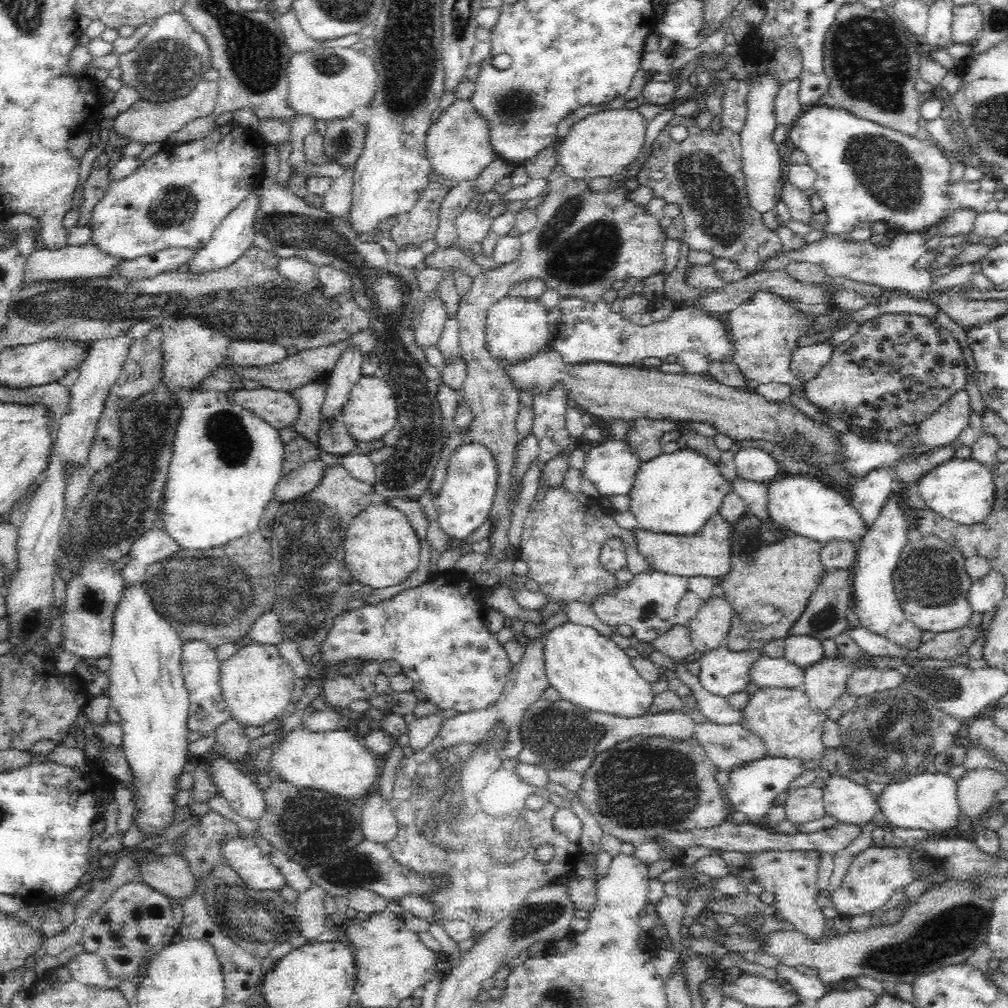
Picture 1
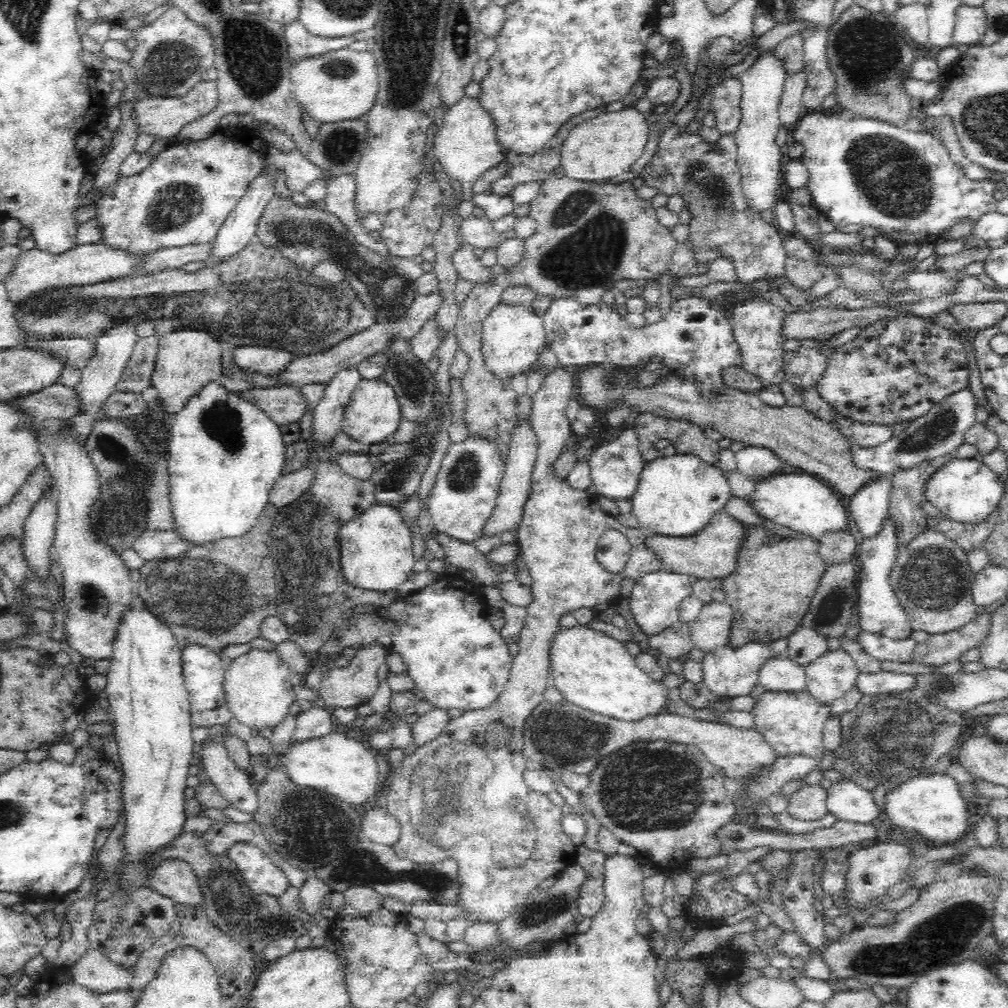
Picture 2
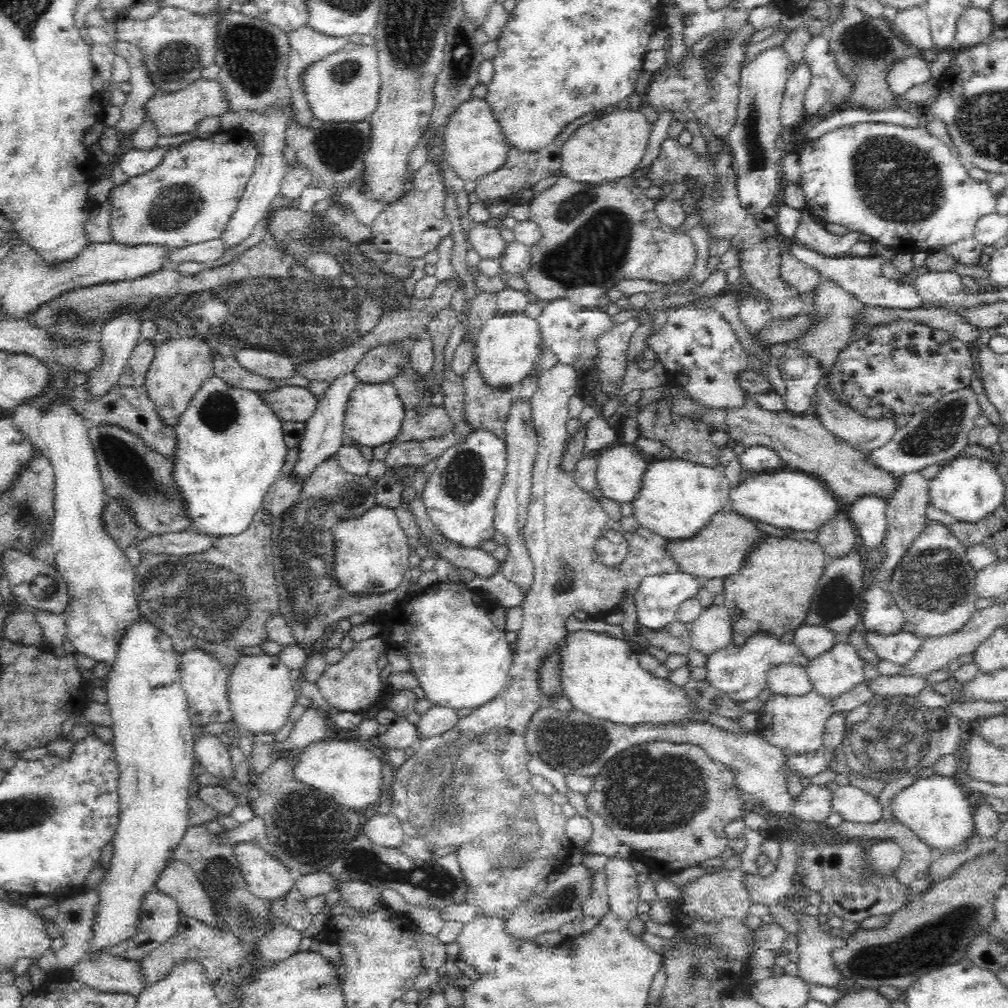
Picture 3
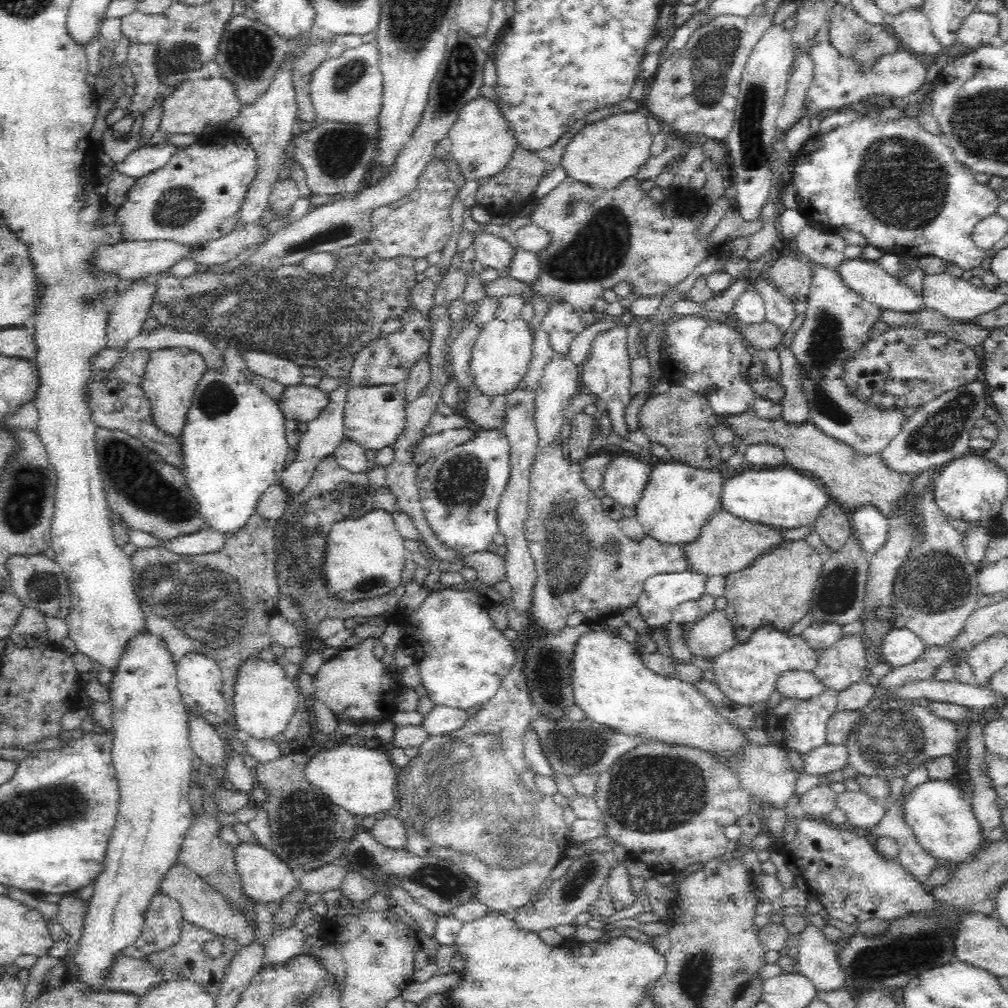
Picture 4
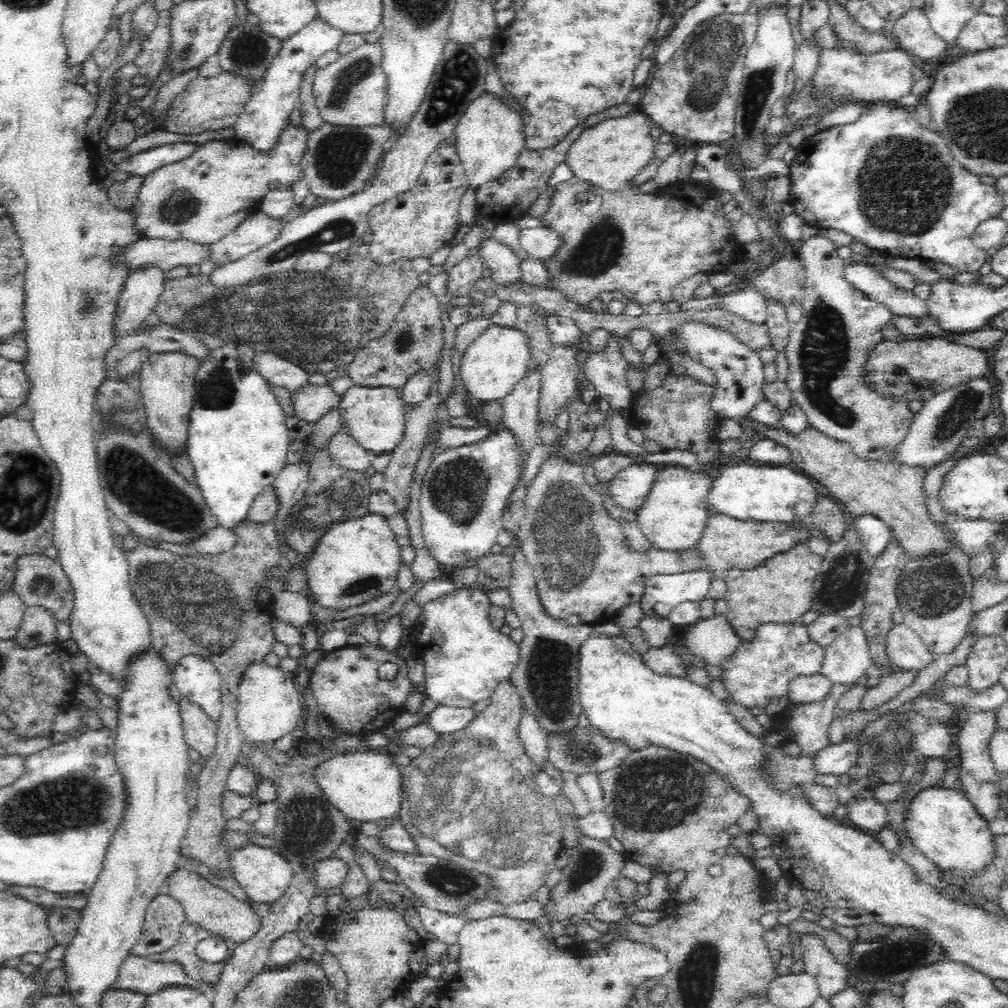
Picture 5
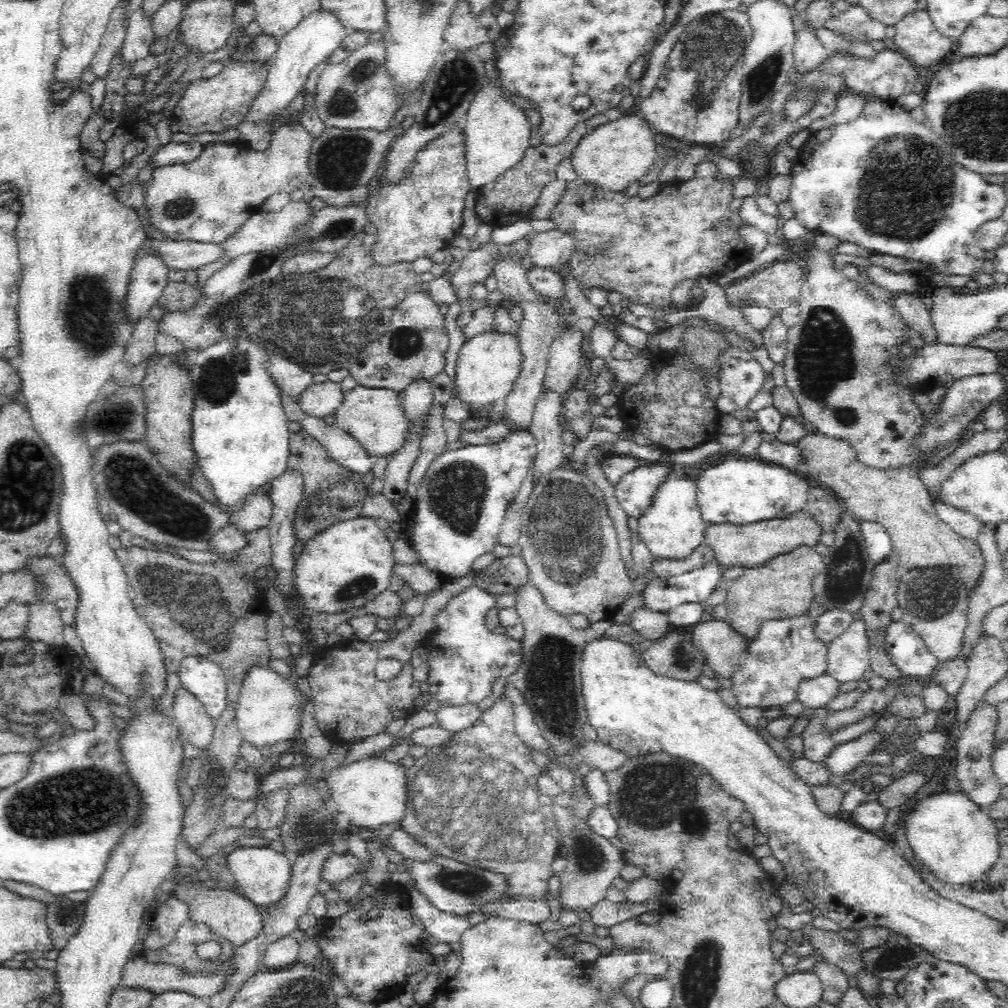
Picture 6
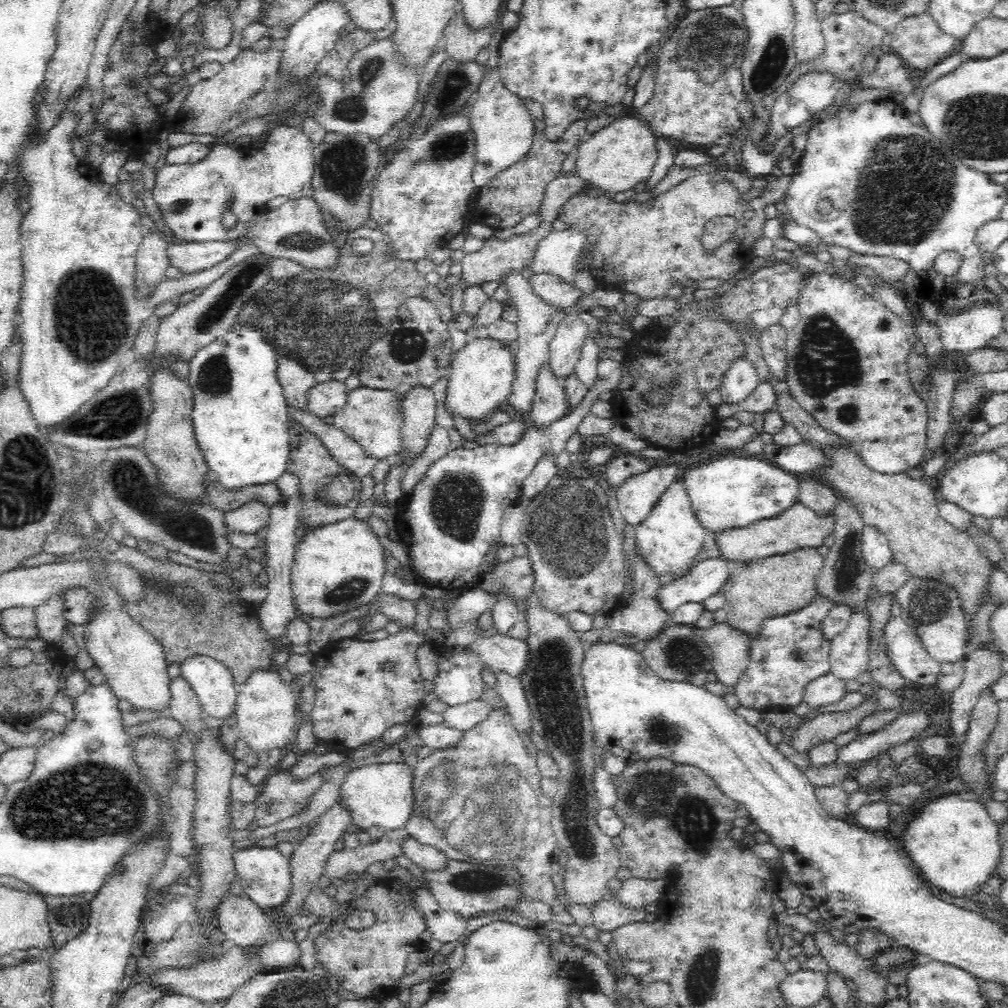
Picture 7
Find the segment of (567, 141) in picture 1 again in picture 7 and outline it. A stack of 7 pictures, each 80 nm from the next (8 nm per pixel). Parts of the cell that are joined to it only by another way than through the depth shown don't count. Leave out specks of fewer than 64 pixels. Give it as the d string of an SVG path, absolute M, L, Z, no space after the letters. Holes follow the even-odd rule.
M616 117L606 128L584 140L576 150L576 171L578 176L586 180L598 192L614 195L635 188L636 184L646 184L658 158L656 134L644 122L632 117Z

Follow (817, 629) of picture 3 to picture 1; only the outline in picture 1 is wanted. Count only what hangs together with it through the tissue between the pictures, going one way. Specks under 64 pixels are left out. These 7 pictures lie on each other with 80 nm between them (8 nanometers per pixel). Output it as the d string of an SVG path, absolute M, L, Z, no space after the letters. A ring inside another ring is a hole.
M788 636L784 643L784 657L794 665L806 669L824 657L822 642L814 636Z

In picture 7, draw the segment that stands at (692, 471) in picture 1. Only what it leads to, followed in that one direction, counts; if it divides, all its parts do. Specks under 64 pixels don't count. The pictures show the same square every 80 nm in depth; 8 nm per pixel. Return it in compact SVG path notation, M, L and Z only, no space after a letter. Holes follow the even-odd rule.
M677 480L662 494L657 505L646 516L646 520L635 527L634 550L641 556L643 564L653 574L653 578L658 578L660 586L690 574L707 533L696 520L681 481Z

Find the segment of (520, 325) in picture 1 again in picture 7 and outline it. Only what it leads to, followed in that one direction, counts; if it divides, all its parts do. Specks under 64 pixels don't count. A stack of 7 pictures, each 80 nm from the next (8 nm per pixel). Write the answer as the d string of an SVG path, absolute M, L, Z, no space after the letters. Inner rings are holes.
M483 336L470 338L467 343L453 354L446 375L446 396L444 410L450 418L462 418L470 424L478 424L496 410L511 393L515 379L513 365L514 353L505 350L501 344Z

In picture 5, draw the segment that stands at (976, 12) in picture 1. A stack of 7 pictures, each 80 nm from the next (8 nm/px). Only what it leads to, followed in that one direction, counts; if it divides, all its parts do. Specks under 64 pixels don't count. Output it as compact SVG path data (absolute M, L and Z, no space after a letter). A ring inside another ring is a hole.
M980 12L970 18L959 32L954 44L964 52L977 53L982 50L992 50L996 40L1006 34L1006 19L1004 17L990 16Z

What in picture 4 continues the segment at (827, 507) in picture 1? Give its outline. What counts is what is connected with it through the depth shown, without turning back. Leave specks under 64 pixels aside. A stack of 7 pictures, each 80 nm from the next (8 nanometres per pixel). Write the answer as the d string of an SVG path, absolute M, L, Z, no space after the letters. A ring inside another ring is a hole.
M743 465L732 469L730 475L721 480L718 500L719 510L729 512L736 518L780 528L798 528L802 526L814 528L818 511L824 508L825 504L830 503L830 497L820 489L817 480L814 480L809 474L798 472L787 465L760 470Z

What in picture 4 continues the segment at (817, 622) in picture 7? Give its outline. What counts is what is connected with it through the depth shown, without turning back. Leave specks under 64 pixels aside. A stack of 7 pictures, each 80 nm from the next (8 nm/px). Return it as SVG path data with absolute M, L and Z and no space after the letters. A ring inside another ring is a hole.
M761 626L747 642L739 643L733 650L728 650L712 662L711 671L718 689L730 701L742 706L754 706L767 702L771 695L778 692L779 681L783 675L802 670L812 673L818 665L817 652L801 634L787 634L779 628Z

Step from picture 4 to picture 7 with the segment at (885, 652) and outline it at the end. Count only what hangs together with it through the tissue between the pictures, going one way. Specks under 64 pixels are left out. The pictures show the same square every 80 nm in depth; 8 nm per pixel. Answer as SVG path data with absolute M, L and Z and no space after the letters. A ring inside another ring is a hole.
M891 616L883 636L887 656L908 683L920 686L920 689L938 683L941 665L926 655L922 643L903 619Z

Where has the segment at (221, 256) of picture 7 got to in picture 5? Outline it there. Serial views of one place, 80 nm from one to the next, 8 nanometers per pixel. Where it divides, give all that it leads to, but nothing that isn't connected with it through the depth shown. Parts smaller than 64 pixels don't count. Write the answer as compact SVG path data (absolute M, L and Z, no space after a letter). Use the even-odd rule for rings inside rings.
M141 237L136 244L122 252L122 258L131 270L142 265L158 265L165 272L178 266L198 266L212 258L210 245L198 244L189 240L168 240Z

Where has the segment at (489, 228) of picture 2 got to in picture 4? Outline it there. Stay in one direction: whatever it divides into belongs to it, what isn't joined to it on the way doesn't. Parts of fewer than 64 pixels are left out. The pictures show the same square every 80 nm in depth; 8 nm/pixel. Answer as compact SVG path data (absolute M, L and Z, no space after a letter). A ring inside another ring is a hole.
M480 231L474 238L472 244L475 250L475 257L480 264L486 268L494 268L502 278L511 276L511 264L514 260L516 249L506 240Z

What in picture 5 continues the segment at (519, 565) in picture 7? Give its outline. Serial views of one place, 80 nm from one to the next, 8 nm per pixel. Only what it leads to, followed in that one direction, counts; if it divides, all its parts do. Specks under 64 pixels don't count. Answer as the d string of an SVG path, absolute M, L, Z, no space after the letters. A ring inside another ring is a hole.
M486 554L477 560L476 568L479 570L477 582L484 585L484 590L508 589L514 576L514 557Z

